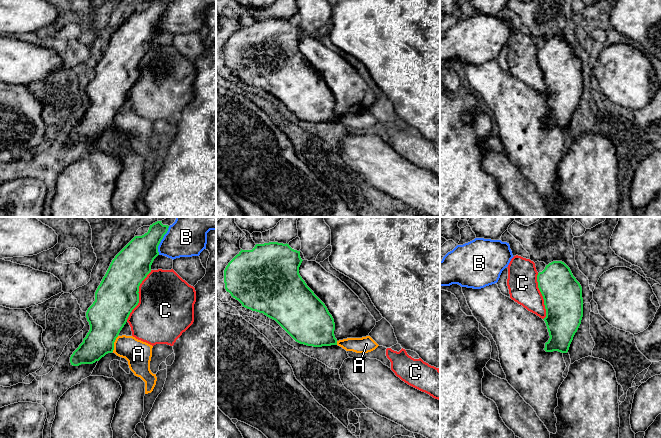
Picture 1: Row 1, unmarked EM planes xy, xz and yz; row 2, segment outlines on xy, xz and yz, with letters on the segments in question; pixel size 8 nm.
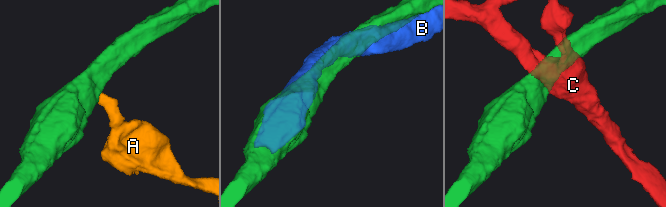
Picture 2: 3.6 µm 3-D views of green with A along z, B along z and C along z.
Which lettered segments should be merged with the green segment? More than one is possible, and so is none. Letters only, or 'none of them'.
none of them

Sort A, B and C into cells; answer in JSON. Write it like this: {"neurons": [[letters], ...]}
{"neurons": [["A"], ["B"], ["C"]]}

